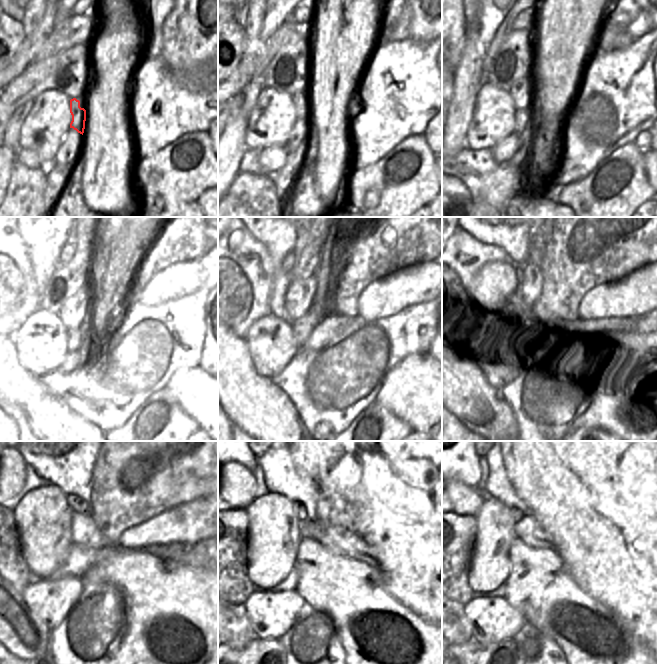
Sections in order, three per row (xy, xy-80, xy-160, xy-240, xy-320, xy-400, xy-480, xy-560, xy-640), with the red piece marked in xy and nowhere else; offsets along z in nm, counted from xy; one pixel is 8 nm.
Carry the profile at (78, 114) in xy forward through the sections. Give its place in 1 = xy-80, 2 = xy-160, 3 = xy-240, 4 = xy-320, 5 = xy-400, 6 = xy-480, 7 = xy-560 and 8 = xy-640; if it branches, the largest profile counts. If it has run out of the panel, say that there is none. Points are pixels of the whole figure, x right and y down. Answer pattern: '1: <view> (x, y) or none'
1: xy-80 (300, 99)
2: xy-160 (520, 92)
3: xy-240 (73, 312)
4: xy-320 (299, 297)
5: xy-400 (529, 275)
6: xy-480 (76, 504)
7: xy-560 (299, 509)
8: xy-640 (517, 514)

